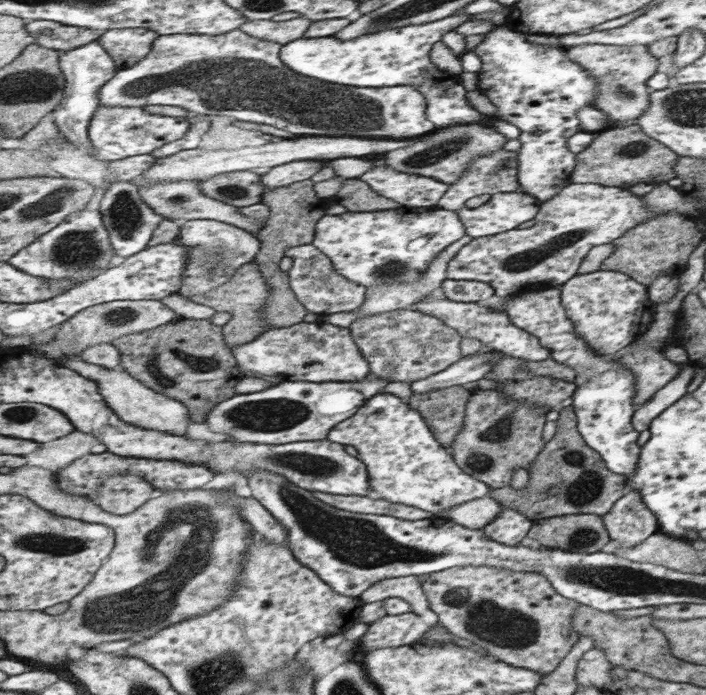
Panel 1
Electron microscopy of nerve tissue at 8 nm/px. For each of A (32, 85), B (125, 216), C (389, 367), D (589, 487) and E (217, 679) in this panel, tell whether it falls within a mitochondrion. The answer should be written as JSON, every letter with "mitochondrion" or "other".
{"A":"mitochondrion","B":"mitochondrion","C":"mitochondrion","D":"mitochondrion","E":"mitochondrion"}

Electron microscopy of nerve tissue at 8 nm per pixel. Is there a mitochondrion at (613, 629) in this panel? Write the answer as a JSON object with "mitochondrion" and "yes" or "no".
{"mitochondrion":"no"}

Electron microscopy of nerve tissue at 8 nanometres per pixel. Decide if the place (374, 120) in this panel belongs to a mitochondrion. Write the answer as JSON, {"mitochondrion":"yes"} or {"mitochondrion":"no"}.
{"mitochondrion":"yes"}

